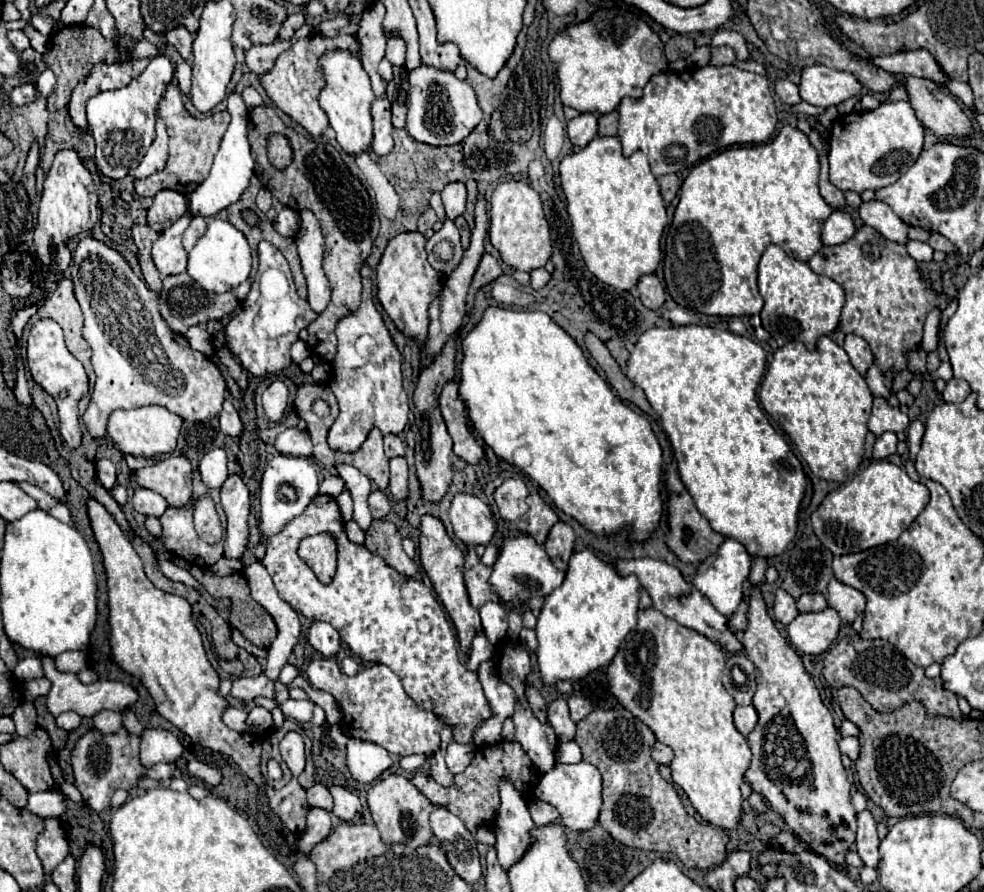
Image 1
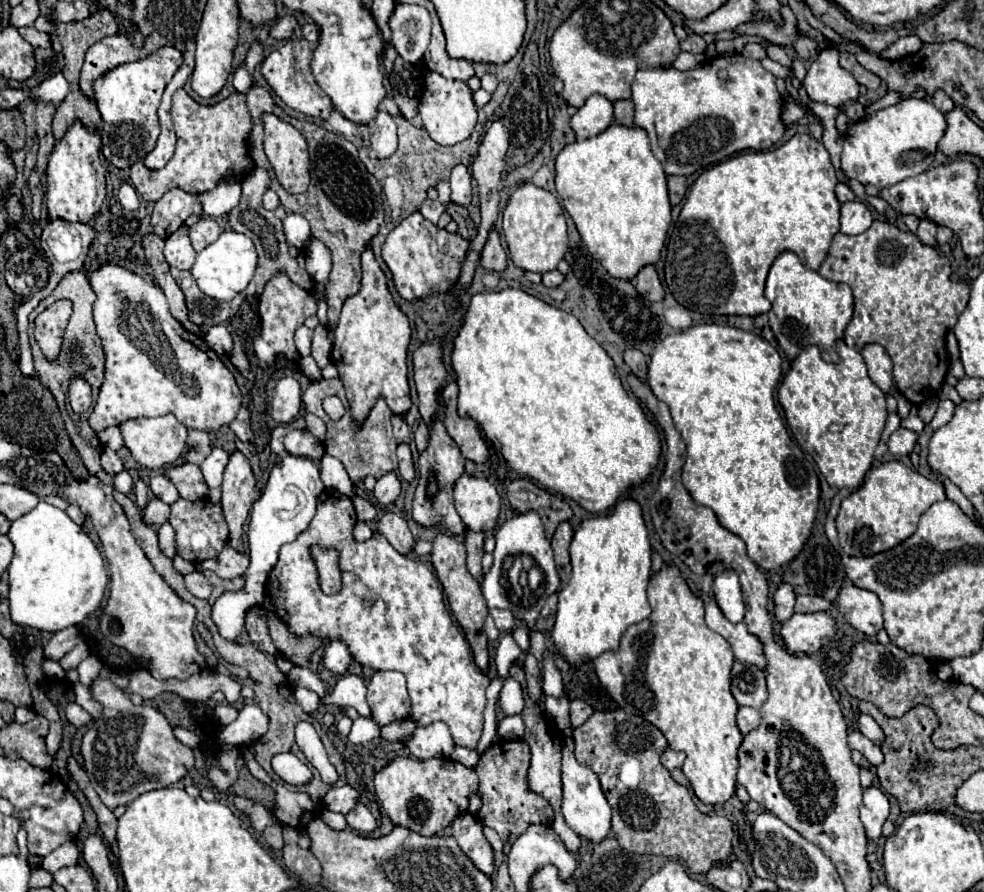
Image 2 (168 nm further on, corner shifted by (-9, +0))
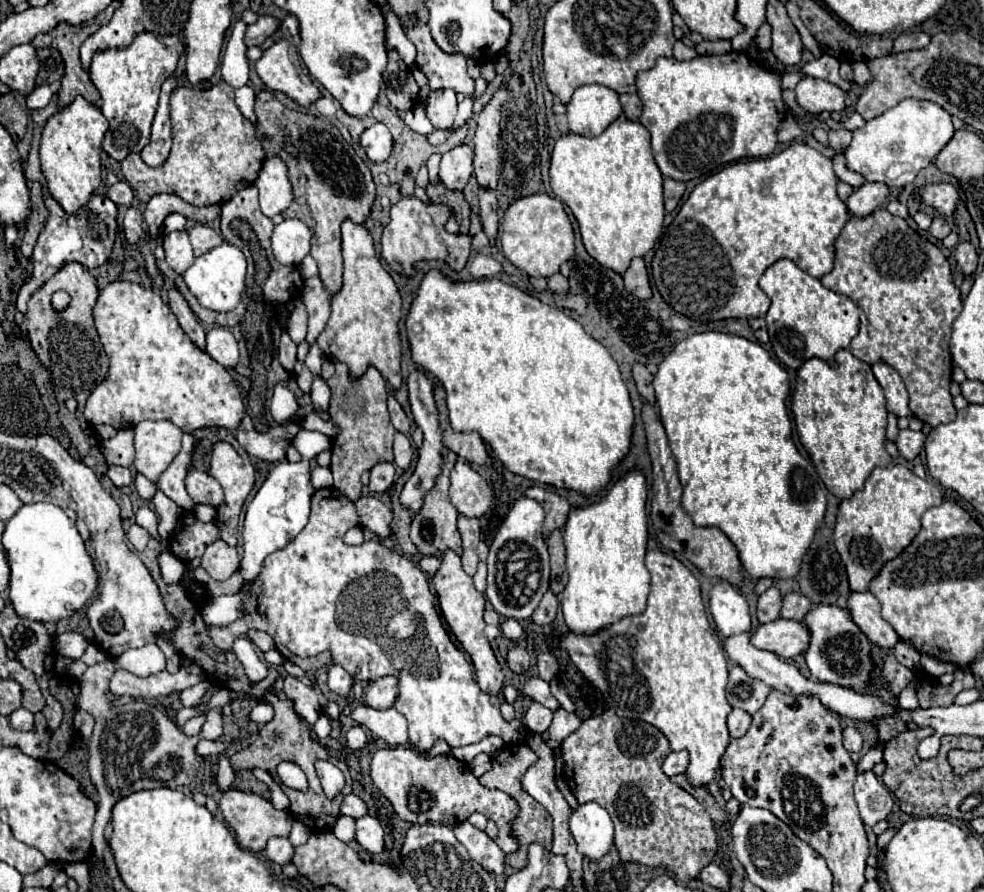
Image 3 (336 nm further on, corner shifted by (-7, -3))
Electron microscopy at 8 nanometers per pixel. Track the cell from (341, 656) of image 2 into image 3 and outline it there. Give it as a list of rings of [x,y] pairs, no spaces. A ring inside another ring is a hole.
[[[332,663],[330,669],[328,669],[328,687],[332,693],[344,697],[350,693],[350,687],[352,687],[352,677],[348,671],[344,671],[340,665]]]

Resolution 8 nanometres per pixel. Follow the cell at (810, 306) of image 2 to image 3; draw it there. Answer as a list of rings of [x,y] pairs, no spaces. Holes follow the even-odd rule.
[[[780,259],[770,265],[762,279],[760,289],[770,297],[772,305],[766,315],[766,327],[776,357],[792,369],[798,369],[804,359],[818,357],[832,365],[834,353],[846,349],[852,337],[858,333],[858,307],[856,303],[840,293],[826,289],[820,279],[814,279],[790,259]]]

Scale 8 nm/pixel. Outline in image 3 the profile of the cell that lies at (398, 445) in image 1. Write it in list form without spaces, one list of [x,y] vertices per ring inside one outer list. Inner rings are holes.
[[[392,395],[388,397],[388,411],[390,411],[390,421],[396,427],[396,431],[400,431],[400,433],[406,435],[408,429],[410,429],[410,419],[406,417],[406,413],[400,407],[400,403]]]

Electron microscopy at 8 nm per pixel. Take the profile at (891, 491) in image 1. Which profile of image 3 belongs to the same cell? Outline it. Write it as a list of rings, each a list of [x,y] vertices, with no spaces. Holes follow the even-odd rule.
[[[904,465],[876,467],[866,479],[862,491],[856,491],[852,499],[844,499],[838,509],[834,545],[848,571],[852,591],[866,591],[870,579],[880,567],[902,553],[908,543],[920,531],[920,517],[926,509],[942,503],[940,485],[916,477]]]

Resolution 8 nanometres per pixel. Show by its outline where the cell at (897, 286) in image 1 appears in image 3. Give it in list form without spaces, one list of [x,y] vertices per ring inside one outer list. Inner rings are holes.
[[[878,209],[866,219],[850,219],[840,231],[834,247],[834,269],[820,281],[824,287],[848,295],[860,309],[860,331],[850,343],[852,355],[868,365],[876,361],[892,365],[902,377],[910,395],[910,409],[920,421],[930,423],[932,427],[954,421],[956,409],[948,391],[952,381],[950,333],[952,321],[962,311],[962,295],[954,284],[950,263],[944,253],[910,229],[902,217],[896,217],[886,209]]]

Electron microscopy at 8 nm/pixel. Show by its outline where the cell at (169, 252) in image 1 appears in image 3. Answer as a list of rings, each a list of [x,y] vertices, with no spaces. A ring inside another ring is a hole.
[[[186,231],[168,233],[164,237],[164,251],[166,251],[166,263],[176,273],[184,273],[194,263],[192,245],[190,245],[190,239],[188,239]]]

